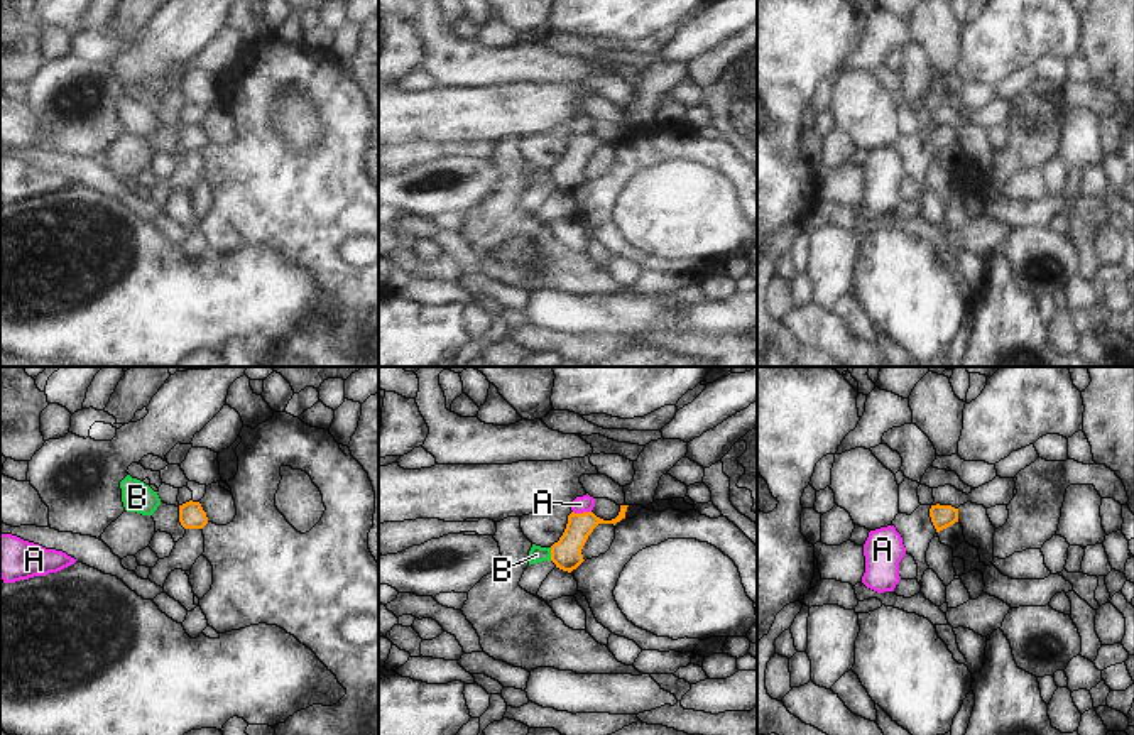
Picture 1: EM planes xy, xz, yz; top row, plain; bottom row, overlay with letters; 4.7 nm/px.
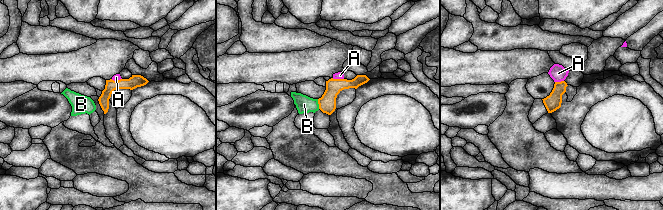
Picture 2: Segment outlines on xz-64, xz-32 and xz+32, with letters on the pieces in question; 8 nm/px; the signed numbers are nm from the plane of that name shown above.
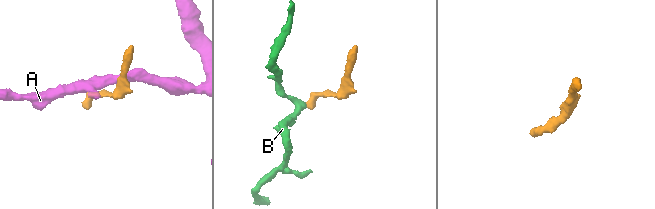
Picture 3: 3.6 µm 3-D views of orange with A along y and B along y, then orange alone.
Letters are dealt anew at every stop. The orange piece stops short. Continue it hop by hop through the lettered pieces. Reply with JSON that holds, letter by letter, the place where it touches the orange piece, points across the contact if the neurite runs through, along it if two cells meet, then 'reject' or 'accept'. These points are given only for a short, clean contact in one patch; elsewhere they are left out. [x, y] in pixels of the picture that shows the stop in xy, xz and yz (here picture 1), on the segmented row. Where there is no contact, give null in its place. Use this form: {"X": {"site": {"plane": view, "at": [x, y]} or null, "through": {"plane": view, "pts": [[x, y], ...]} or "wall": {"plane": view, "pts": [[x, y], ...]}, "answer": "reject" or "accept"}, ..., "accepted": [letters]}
{"A": {"site": {"plane": "xz", "at": [583, 512]}, "wall": {"plane": "xz", "pts": [[573, 511], [590, 512]]}, "answer": "reject"}, "B": {"site": {"plane": "xz", "at": [551, 555]}, "wall": {"plane": "xz", "pts": [[550, 548], [551, 560]]}, "answer": "reject"}, "accepted": []}

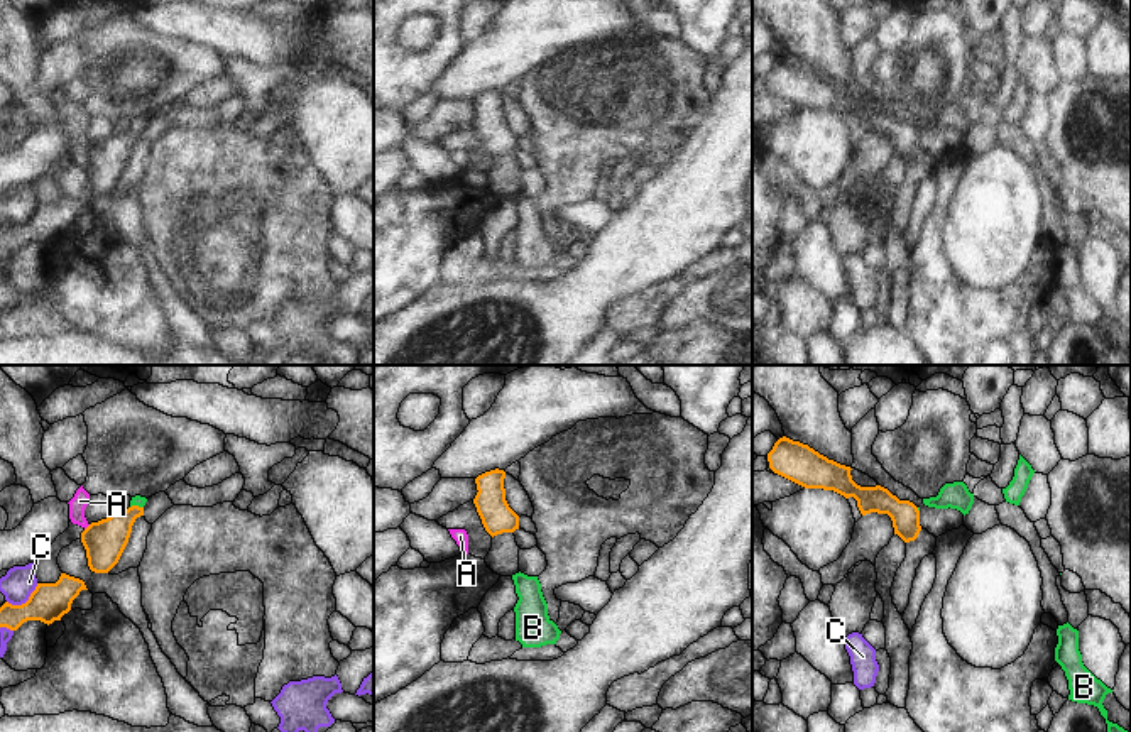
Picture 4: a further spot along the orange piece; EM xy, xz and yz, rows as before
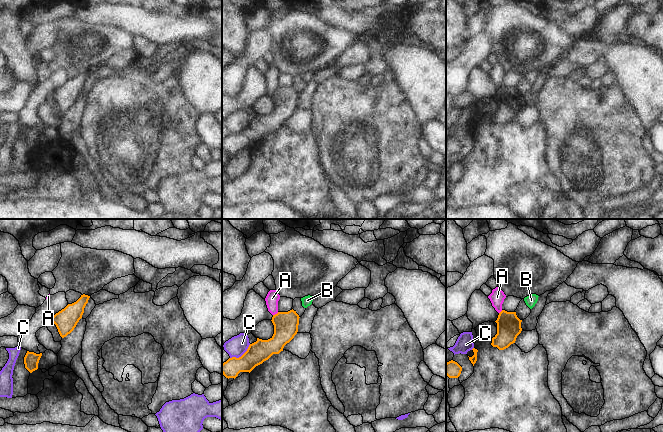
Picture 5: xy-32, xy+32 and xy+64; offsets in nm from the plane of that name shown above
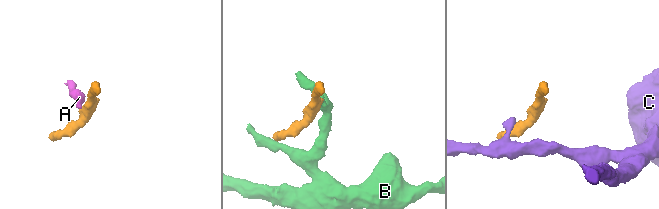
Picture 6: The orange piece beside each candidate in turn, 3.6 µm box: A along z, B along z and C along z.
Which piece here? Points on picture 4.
{"A": {"site": {"plane": "xy", "at": [87, 528]}, "wall": {"plane": "xy", "pts": [[90, 524], [85, 529]]}, "answer": "reject"}, "B": {"site": {"plane": "xy", "at": [136, 506]}, "through": {"plane": "xy", "pts": [[105, 540], [136, 506], [139, 501]]}, "answer": "accept"}, "C": {"site": {"plane": "xy", "at": [26, 602]}, "wall": {"plane": "xy", "pts": [[38, 584], [24, 602], [7, 602]]}, "answer": "reject"}, "accepted": ["B"]}

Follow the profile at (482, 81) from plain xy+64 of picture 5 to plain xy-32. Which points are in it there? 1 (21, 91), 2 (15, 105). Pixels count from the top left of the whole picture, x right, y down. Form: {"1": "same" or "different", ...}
{"1": "same", "2": "same"}

